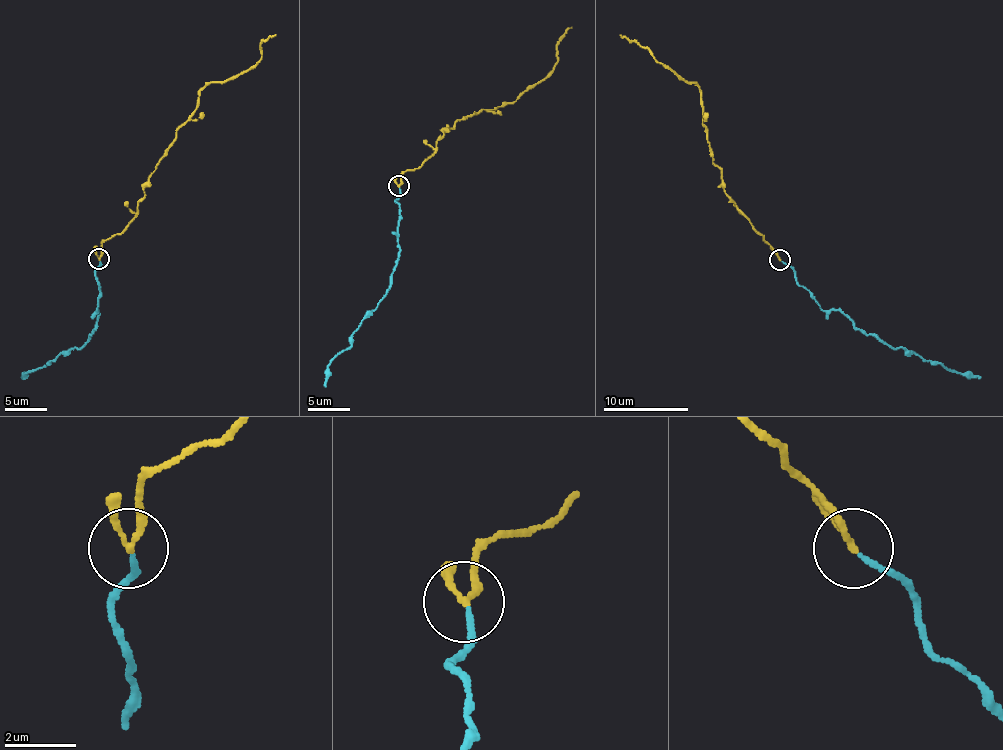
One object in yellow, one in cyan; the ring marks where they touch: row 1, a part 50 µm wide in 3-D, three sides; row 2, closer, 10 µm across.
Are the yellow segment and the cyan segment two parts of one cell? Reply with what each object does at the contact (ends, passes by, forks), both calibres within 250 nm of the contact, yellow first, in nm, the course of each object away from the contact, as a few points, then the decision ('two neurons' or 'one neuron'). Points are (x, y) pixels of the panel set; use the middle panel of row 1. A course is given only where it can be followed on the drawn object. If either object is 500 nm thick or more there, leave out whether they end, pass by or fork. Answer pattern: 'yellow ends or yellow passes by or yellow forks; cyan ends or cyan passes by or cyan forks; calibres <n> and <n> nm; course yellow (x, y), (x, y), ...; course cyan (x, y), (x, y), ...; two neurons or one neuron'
yellow passes by; cyan ends; calibres 140 and 140 nm; course yellow (398, 185), (433, 152), (442, 131), (483, 109), (514, 103), (548, 73), (559, 61), (556, 44), (571, 27); course cyan (400, 187), (396, 200), (400, 215), (399, 261), (392, 284), (352, 334), (352, 343), (329, 364), (325, 387); one neuron

